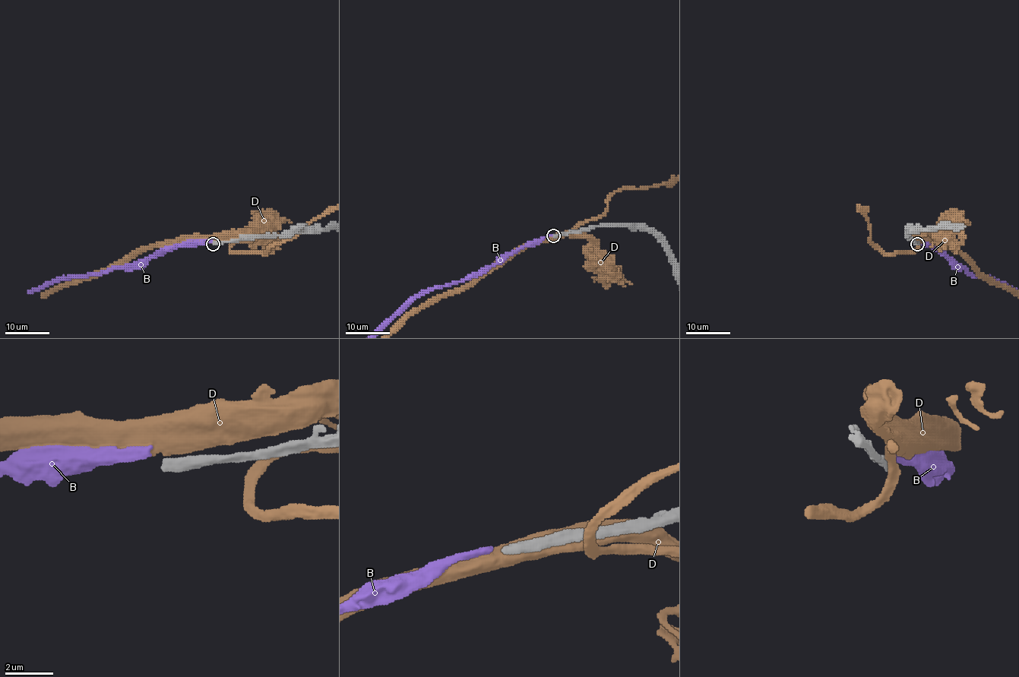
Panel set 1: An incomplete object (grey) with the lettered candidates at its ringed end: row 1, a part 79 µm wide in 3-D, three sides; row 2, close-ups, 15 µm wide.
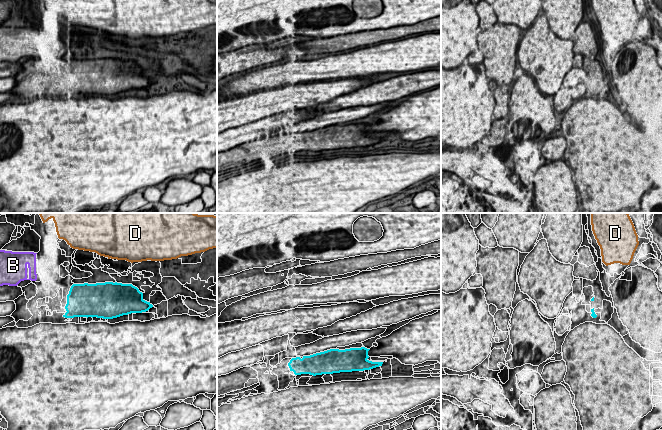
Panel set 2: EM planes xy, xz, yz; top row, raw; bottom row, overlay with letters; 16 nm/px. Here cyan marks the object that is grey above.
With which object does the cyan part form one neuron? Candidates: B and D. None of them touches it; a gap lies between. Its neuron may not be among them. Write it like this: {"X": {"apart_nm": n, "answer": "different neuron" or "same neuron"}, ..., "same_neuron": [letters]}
{"B": {"apart_nm": 550, "answer": "different neuron"}, "D": {"apart_nm": 360, "answer": "different neuron"}, "same_neuron": []}

